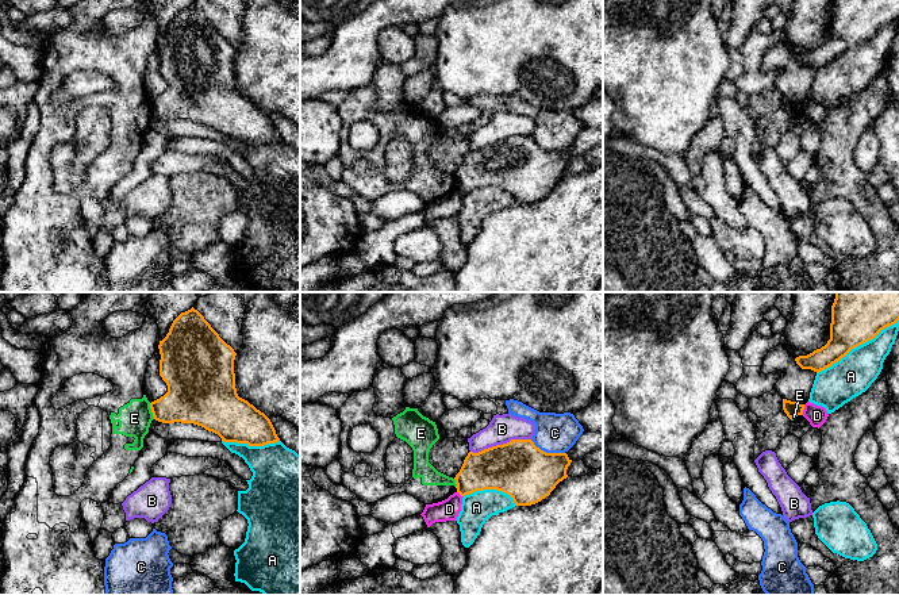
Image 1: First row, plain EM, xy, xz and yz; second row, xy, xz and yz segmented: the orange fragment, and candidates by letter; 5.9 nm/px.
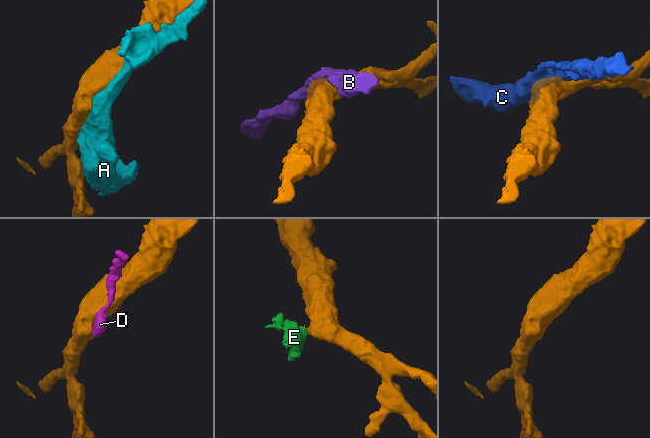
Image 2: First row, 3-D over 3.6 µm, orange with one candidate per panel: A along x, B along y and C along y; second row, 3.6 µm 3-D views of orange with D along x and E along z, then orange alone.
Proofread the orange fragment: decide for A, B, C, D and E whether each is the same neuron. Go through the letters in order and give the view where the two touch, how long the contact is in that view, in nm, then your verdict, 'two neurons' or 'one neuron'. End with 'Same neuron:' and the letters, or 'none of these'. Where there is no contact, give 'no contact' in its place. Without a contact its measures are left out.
A: yz | 600 nm | two neurons
B: xz | 360 nm | two neurons
C: xz | 220 nm | two neurons
D: yz | 70 nm | two neurons
E: xy | 100 nm | two neurons
Same neuron: none of these

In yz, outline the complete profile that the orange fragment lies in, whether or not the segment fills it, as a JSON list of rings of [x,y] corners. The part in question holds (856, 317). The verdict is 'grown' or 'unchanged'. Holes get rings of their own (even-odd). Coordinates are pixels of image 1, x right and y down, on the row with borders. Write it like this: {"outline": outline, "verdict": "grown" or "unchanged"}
{"outline": [[[835,292],[830,339],[821,349],[799,356],[795,361],[802,369],[818,373],[898,320],[899,292]]], "verdict": "unchanged"}

